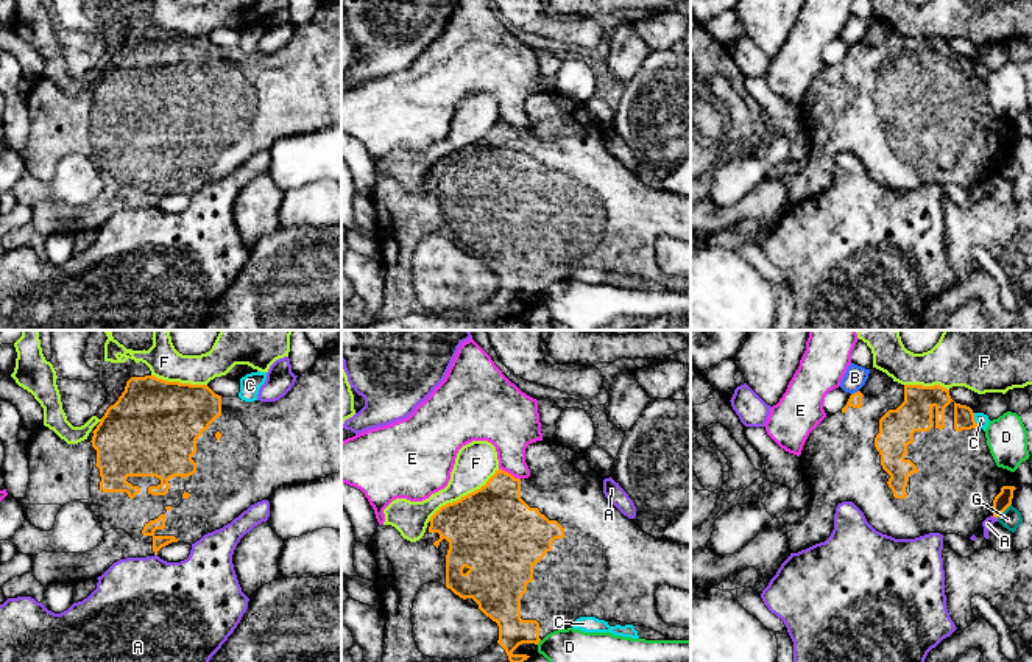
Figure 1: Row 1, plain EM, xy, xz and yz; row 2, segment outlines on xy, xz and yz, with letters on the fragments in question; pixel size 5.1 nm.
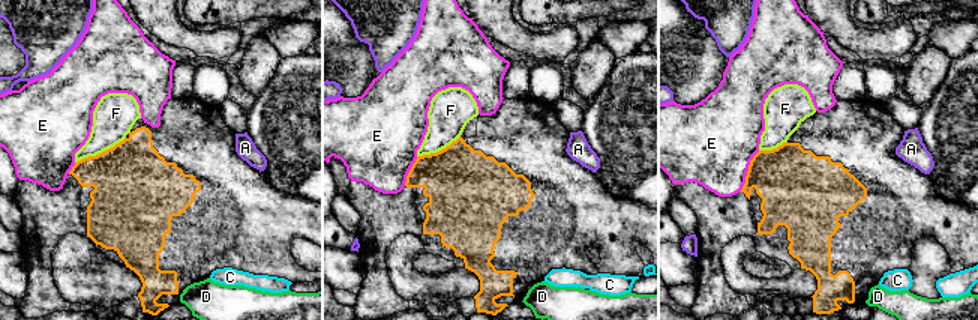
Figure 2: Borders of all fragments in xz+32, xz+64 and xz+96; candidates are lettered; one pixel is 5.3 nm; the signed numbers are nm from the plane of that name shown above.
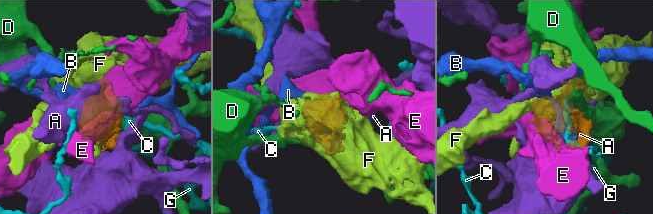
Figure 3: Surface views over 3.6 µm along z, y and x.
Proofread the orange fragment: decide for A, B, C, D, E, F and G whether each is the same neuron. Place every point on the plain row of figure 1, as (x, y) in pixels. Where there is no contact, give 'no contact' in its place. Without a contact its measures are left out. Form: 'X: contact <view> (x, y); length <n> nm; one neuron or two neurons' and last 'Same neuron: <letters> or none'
A: contact yz (995, 167); length 40 nm; two neurons
B: contact yz (855, 44); length 50 nm; two neurons
C: contact yz (973, 70); length 80 nm; two neurons
D: contact xz (538, 293); length 40 nm; two neurons
E: contact xz (510, 125); length 130 nm; two neurons
F: contact xz (465, 147); length 460 nm; two neurons
G: contact yz (1003, 162); length 110 nm; two neurons
Same neuron: none

